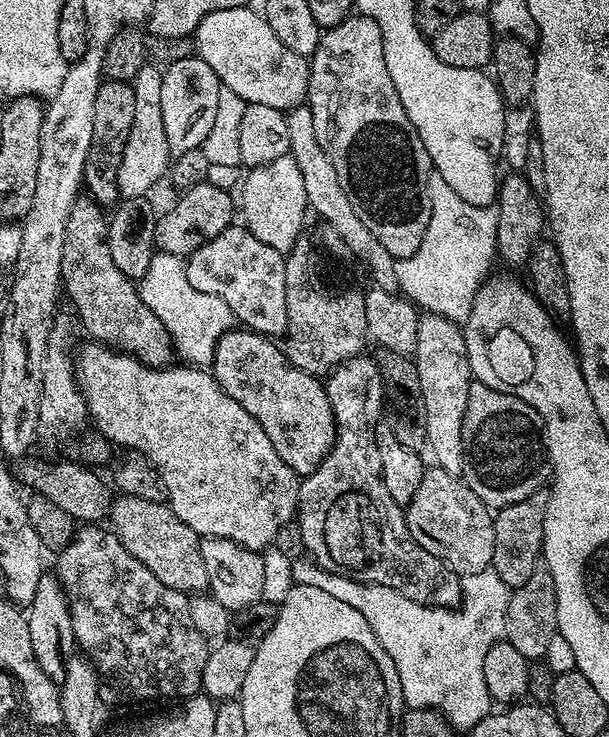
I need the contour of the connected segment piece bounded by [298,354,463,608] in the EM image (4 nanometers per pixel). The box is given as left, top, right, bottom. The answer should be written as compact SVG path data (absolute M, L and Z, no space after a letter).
M371 355L355 356L327 373L326 387L336 423L336 440L324 461L309 476L300 480L298 524L300 520L300 540L308 551L305 553L328 572L337 572L358 582L390 586L422 606L457 607L463 599L461 577L450 570L446 562L434 558L430 550L422 550L422 546L414 542L405 509L390 498L390 490L386 490L386 482L382 478L382 458L376 437L381 427L380 411L384 408L386 389L380 367Z

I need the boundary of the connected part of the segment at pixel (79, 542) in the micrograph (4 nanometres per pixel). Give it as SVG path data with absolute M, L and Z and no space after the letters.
M104 526L77 527L72 541L55 557L54 575L68 596L79 651L95 665L103 687L113 688L128 700L176 702L197 695L202 688L210 644L190 618L189 597L158 582L158 578L122 546L115 532L100 527Z

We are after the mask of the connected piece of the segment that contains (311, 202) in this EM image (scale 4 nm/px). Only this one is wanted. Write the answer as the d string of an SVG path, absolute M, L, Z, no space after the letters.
M297 106L287 113L288 129L290 130L290 146L288 151L298 162L299 171L302 173L303 185L306 188L306 198L308 208L321 216L323 223L329 228L337 228L346 243L350 246L352 255L356 257L361 265L368 267L368 272L372 275L371 283L377 288L395 293L400 287L396 277L397 260L392 257L390 250L366 230L362 218L354 214L354 206L350 206L350 198L346 198L346 190L342 190L342 182L338 182L338 173L334 171L334 166L330 158L326 158L326 150L322 150L322 145L318 143L318 137L314 135L314 114L306 106Z

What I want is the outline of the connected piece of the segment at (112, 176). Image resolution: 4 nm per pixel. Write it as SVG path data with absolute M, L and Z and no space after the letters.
M105 79L94 98L94 134L90 154L86 158L83 183L87 195L101 206L115 205L121 199L118 166L122 166L122 154L126 150L126 138L130 138L130 126L134 126L134 90L131 83Z

